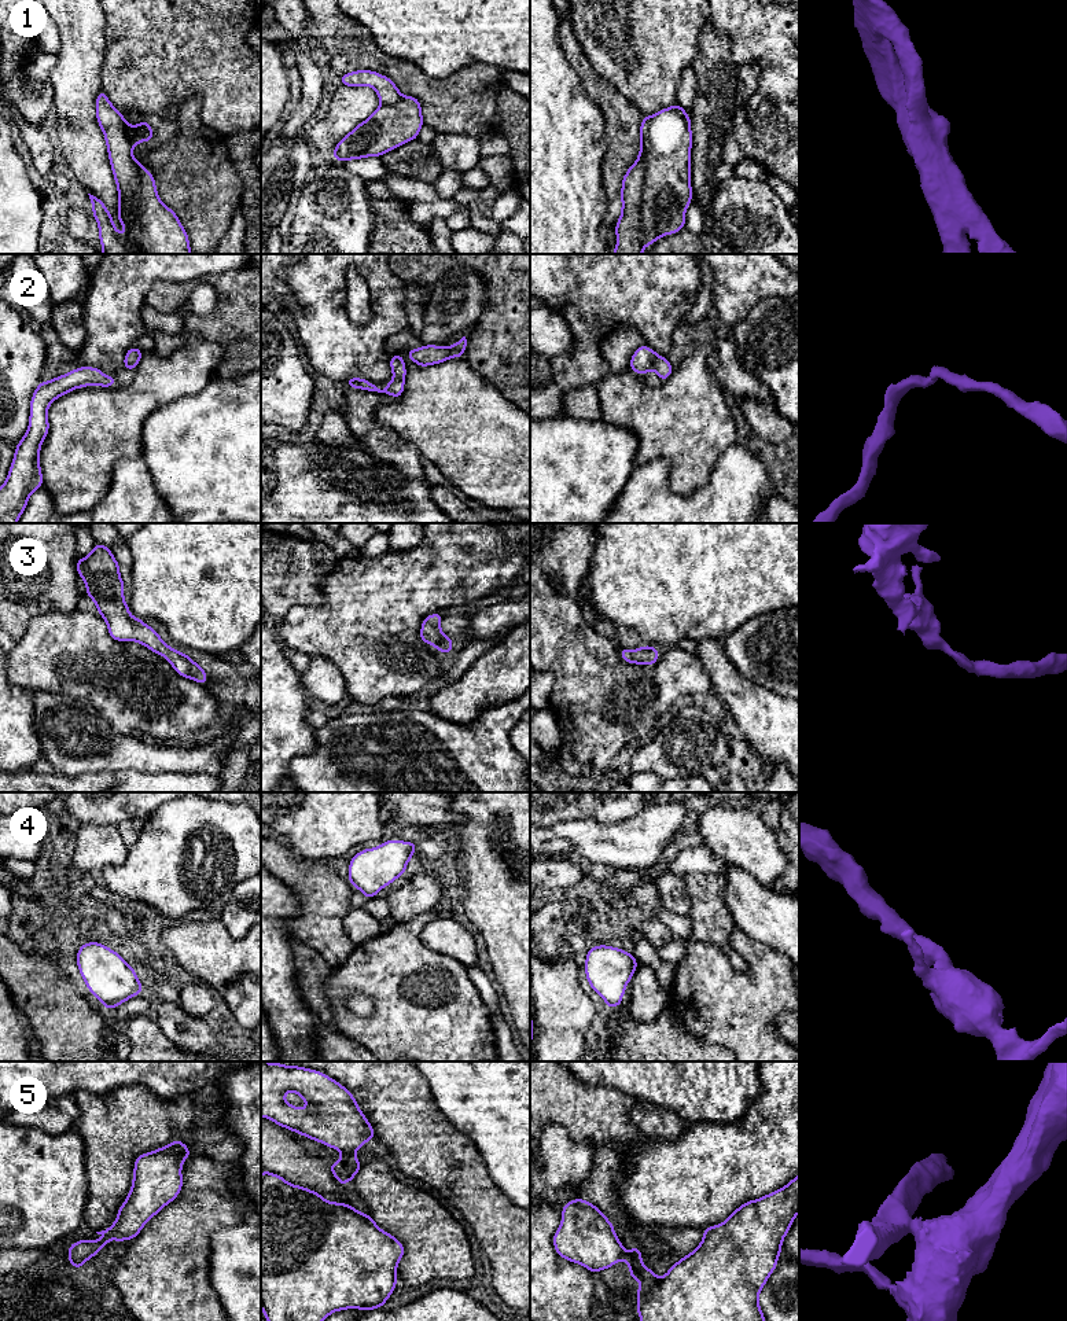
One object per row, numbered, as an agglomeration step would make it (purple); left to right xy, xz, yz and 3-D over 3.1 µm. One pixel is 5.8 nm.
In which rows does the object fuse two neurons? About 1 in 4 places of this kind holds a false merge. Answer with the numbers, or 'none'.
5

